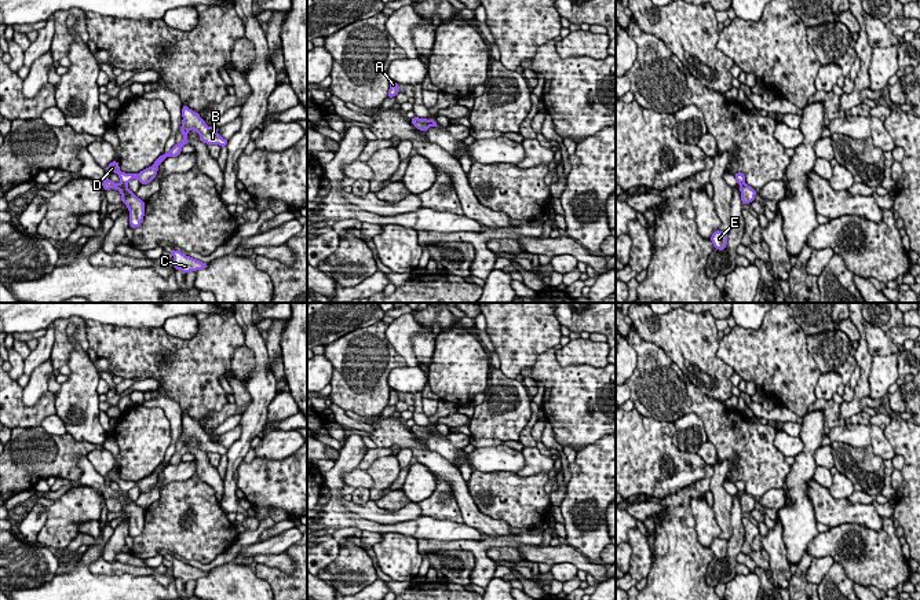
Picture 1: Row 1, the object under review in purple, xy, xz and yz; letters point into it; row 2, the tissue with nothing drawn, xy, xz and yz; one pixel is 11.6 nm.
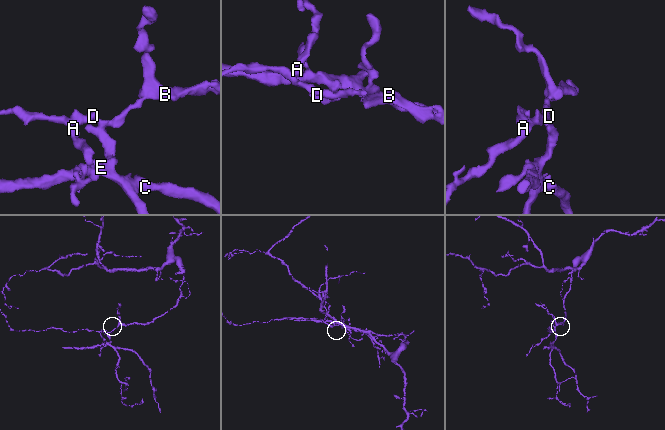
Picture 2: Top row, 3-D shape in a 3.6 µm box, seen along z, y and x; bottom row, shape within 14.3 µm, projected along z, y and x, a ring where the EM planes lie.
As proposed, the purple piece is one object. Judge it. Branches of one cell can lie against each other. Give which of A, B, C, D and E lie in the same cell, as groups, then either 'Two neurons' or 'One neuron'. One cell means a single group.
Groups: A B D / C E. Two neurons

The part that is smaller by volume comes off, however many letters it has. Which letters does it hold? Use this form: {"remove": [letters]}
{"remove": ["C", "E"]}

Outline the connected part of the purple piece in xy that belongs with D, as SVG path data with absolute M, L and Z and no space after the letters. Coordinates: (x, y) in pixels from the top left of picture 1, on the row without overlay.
M186 413L182 416L182 435L180 440L183 447L180 451L176 451L168 461L160 464L154 472L139 482L125 482L120 479L118 469L112 469L105 478L114 480L118 483L121 493L128 493L132 487L138 487L140 493L149 493L157 483L158 473L167 465L178 465L185 453L189 453L187 442L190 438L194 438L200 443L200 449L205 453L219 453L220 456L226 456L227 450L218 442L218 436L208 435L205 429L200 425L197 420L193 420Z

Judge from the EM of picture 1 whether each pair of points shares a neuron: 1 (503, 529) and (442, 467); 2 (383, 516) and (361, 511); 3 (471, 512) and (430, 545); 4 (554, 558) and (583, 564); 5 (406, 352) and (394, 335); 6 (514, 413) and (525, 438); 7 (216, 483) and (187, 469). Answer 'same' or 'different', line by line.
1: same
2: same
3: different
4: same
5: same
6: different
7: different

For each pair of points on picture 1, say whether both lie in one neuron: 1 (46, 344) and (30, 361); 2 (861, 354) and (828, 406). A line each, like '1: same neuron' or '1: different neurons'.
1: same neuron
2: different neurons

